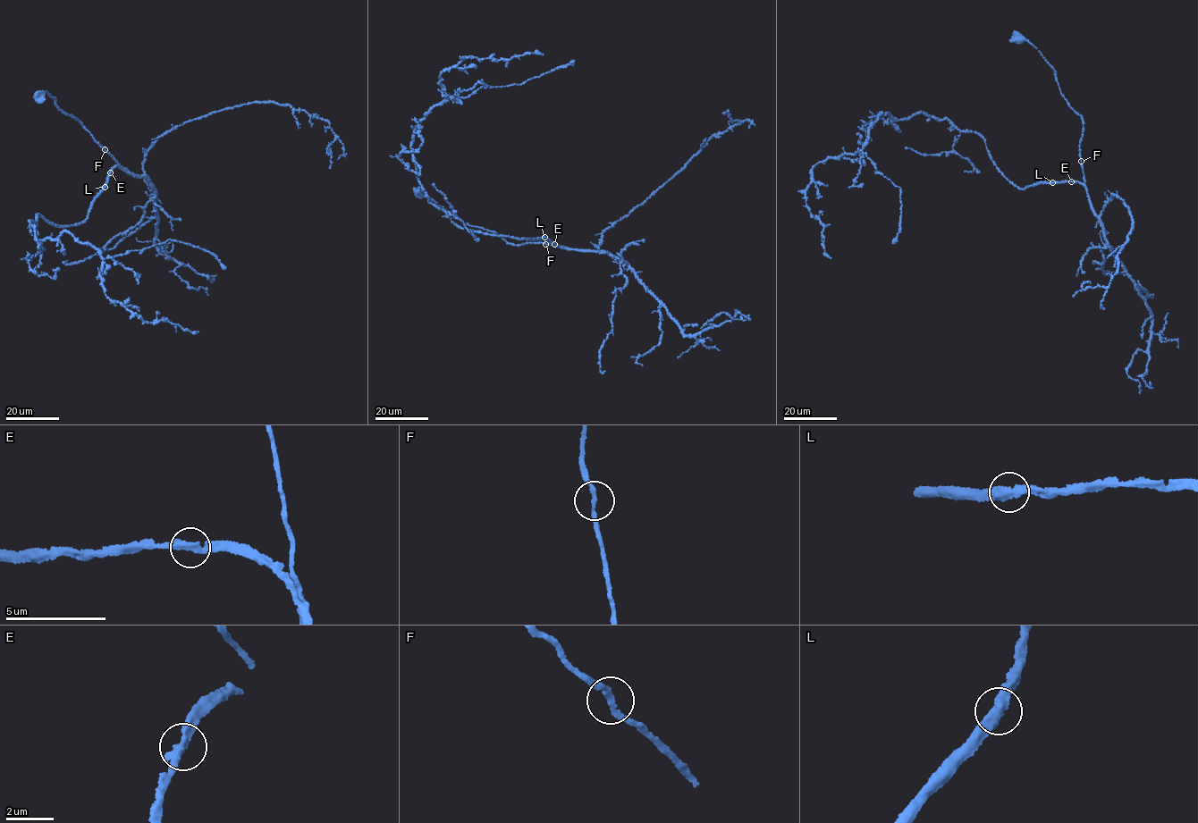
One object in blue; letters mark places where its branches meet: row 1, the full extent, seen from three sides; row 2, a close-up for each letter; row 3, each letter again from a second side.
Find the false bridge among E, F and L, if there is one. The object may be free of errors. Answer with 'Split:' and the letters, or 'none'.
Split: none

